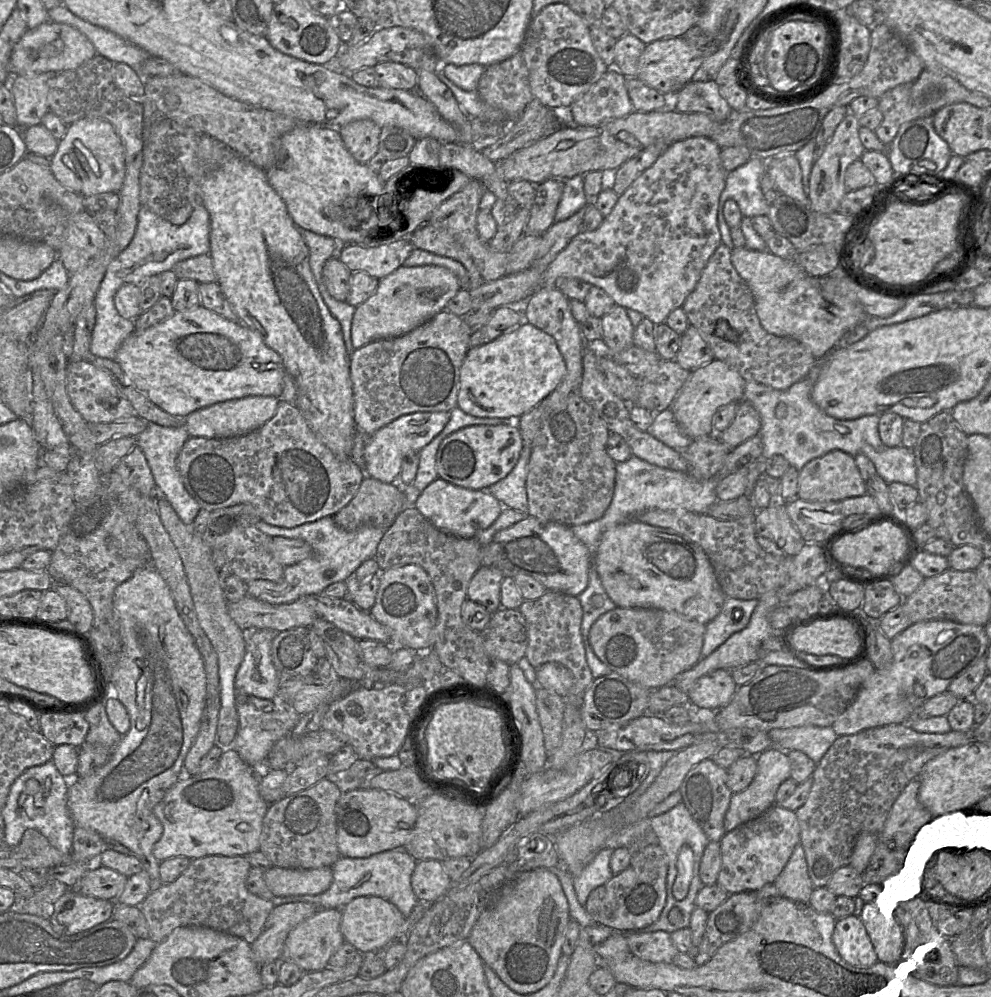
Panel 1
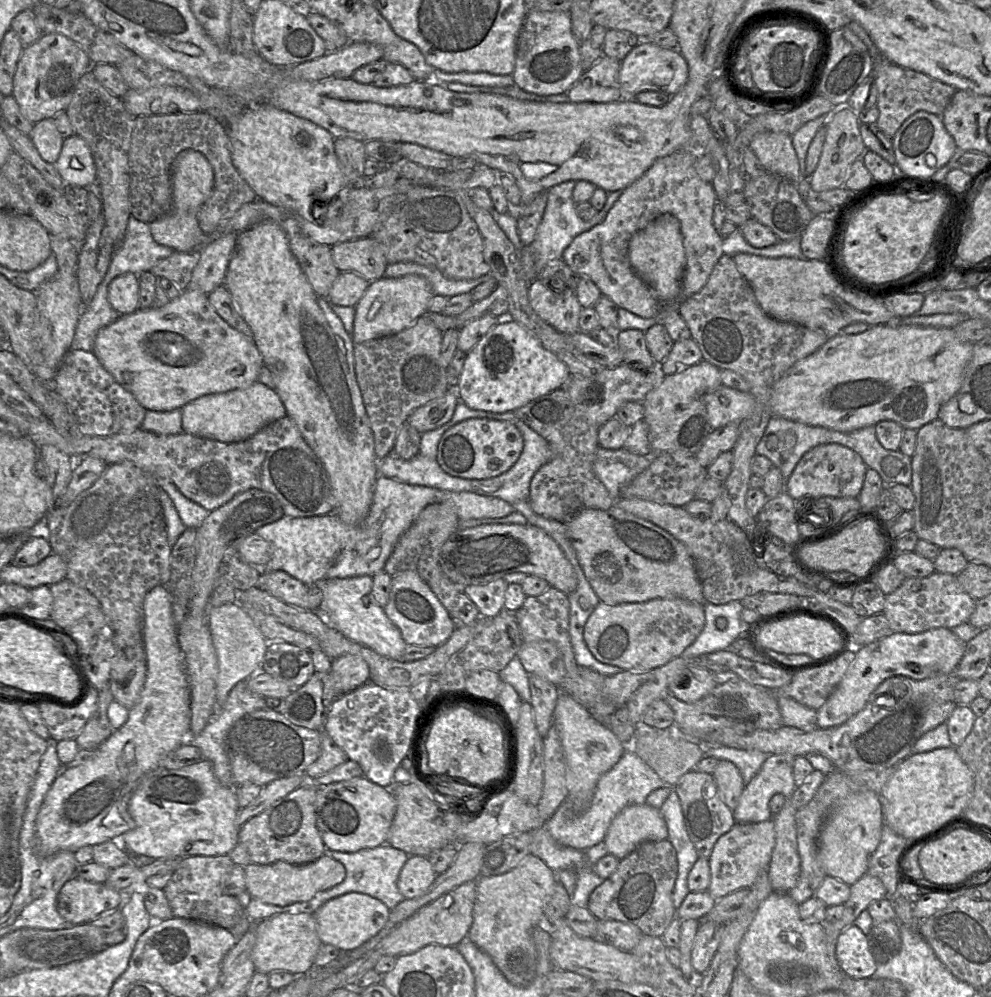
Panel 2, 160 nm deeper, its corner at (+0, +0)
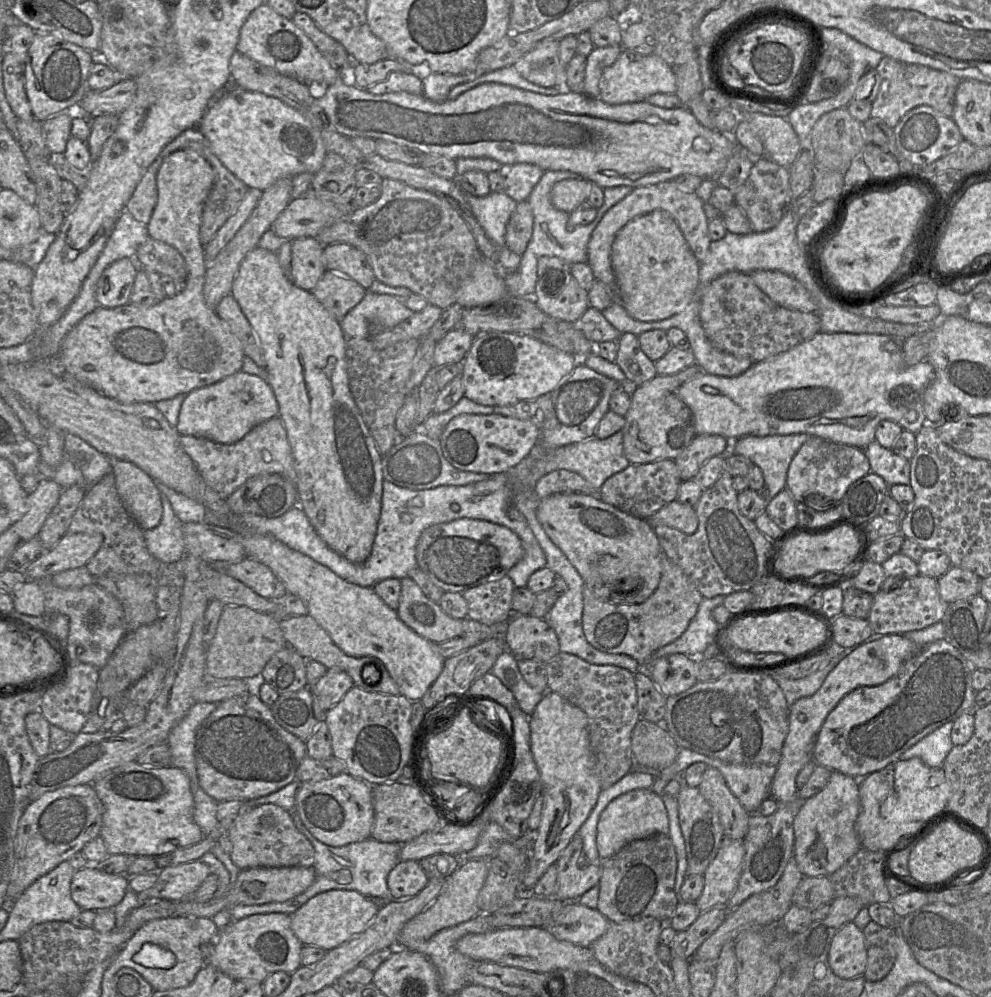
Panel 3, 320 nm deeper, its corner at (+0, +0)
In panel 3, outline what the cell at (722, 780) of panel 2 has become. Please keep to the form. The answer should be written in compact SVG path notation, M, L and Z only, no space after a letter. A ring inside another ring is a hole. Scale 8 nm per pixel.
M707 767L698 789L717 813L724 837L744 840L750 814L730 791L723 775L716 768Z

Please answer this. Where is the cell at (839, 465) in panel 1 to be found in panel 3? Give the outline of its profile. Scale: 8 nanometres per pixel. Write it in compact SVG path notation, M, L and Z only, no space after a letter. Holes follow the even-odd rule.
M811 436L792 458L786 477L786 489L795 502L807 500L809 503L821 499L826 501L826 504L830 500L838 503L849 486L870 471L870 463L863 449Z

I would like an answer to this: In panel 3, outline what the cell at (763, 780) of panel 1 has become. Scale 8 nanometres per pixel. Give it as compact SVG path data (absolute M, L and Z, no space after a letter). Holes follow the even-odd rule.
M887 634L876 640L865 641L830 671L815 694L800 698L792 704L789 707L789 731L771 783L770 797L776 799L779 804L795 800L798 797L796 777L804 765L813 760L815 739L828 714L845 695L858 687L880 685L895 676L919 648L907 637L899 634Z

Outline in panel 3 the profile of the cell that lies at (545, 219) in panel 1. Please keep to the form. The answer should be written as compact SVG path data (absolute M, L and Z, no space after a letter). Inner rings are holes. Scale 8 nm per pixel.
M528 201L519 202L506 225L505 243L509 250L522 255L532 237L533 211Z

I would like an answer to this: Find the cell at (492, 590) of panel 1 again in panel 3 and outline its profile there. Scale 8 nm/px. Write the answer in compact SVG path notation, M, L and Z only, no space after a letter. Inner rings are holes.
M504 575L464 591L462 594L468 604L467 618L484 624L509 621L515 587L512 579Z

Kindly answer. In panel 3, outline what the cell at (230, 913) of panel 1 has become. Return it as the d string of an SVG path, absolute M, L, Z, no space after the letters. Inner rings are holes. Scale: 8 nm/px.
M200 860L171 865L159 870L153 887L138 893L137 896L141 904L156 899L188 900L210 874L210 867Z

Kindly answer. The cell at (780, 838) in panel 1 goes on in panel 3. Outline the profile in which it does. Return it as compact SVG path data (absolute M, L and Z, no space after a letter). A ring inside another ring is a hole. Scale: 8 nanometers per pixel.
M728 837L722 839L715 858L703 874L704 888L695 901L701 912L729 901L738 886L744 856L743 840L733 840Z

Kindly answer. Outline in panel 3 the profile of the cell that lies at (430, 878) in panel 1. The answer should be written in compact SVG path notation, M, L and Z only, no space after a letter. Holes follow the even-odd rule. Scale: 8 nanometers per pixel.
M406 860L399 863L387 876L387 886L392 899L405 899L417 895L429 882L419 861Z

